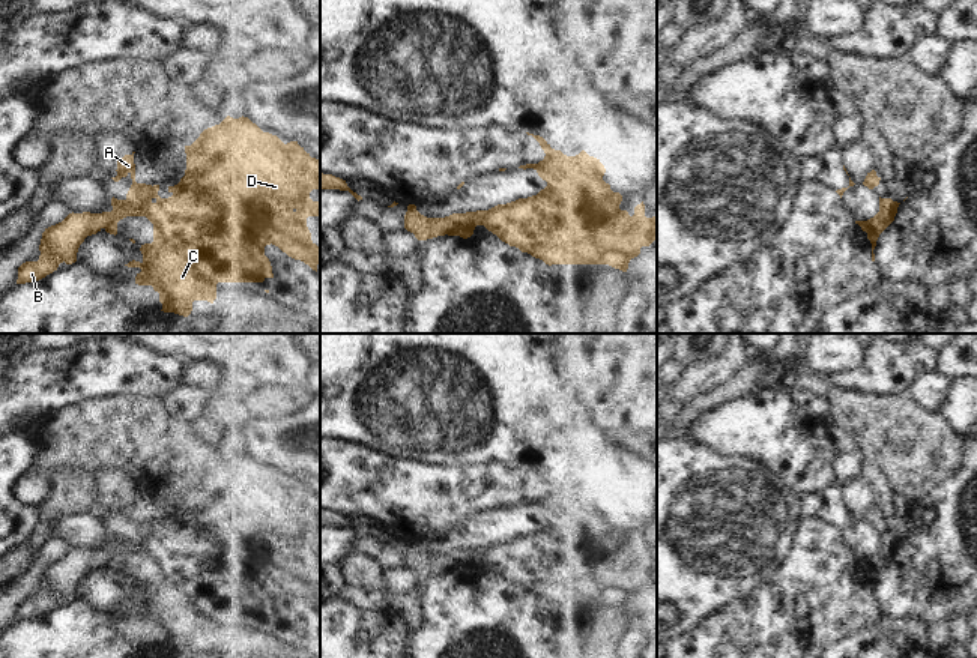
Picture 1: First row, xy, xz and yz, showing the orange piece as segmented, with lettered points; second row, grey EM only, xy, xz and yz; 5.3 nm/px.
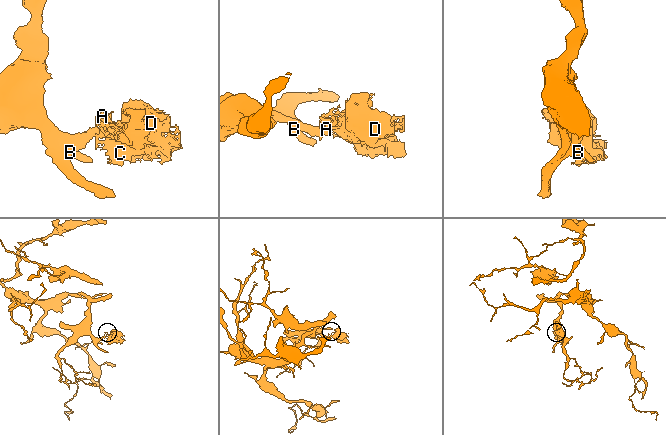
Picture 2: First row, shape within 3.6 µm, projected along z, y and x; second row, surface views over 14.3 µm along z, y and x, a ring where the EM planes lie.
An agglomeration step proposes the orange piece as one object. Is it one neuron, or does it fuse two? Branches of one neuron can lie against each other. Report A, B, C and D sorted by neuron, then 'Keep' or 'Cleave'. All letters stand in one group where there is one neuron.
Groups: A C D / B. Cleave.

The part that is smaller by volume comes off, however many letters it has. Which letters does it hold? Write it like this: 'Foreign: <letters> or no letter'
Foreign: A, C, D

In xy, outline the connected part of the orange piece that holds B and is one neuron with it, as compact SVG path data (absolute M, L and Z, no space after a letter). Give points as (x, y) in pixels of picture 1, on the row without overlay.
M72 548L62 559L45 565L39 581L39 596L26 598L18 604L17 620L36 619L57 607L63 598L75 599L84 575L105 565L110 554L111 548Z

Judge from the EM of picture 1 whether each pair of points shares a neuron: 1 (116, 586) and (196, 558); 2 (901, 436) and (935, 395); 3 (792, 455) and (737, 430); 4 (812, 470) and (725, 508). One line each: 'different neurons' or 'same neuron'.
1: different neurons
2: different neurons
3: same neuron
4: different neurons

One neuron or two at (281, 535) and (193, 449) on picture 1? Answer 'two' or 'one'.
one

